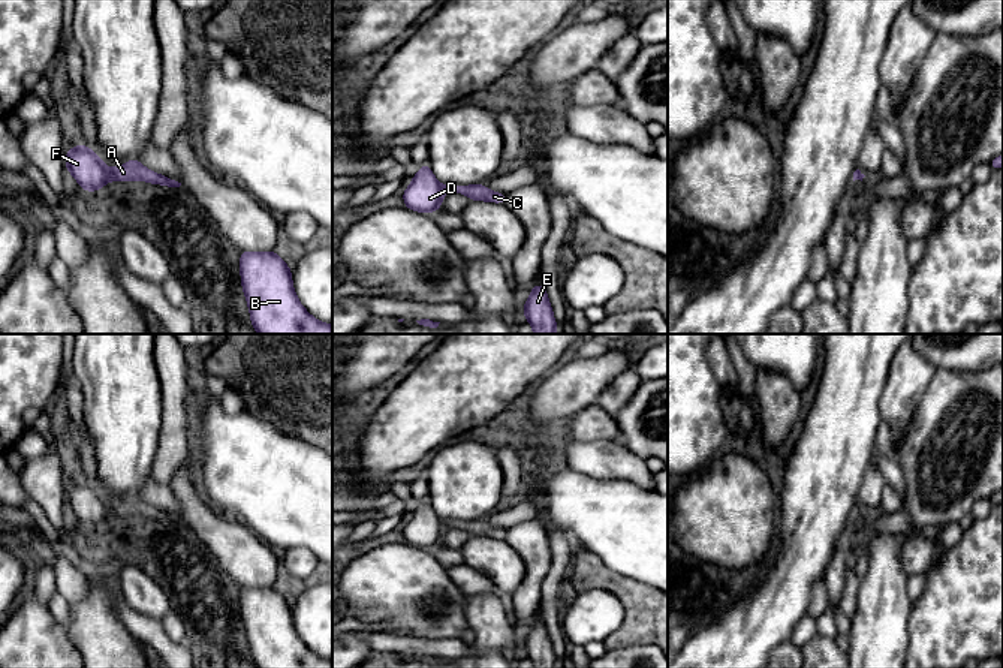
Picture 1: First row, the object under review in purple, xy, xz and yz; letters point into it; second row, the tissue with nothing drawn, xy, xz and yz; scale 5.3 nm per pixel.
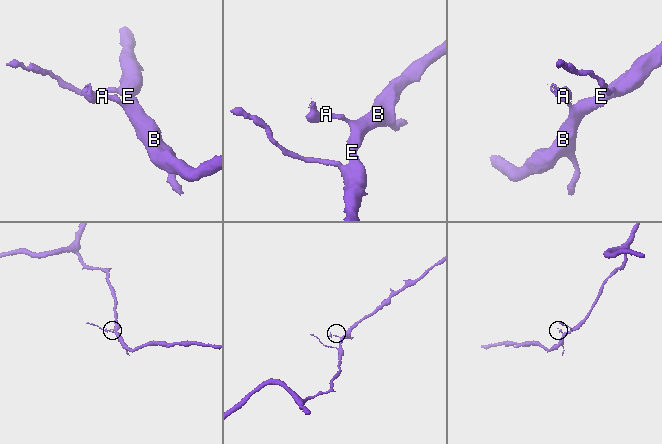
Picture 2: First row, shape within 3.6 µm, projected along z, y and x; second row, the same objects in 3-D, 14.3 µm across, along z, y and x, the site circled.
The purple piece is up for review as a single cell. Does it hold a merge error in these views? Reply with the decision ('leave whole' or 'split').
split

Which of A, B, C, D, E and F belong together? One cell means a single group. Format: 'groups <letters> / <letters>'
groups A B C E / D F

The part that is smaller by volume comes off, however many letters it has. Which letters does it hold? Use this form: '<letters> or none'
D, F

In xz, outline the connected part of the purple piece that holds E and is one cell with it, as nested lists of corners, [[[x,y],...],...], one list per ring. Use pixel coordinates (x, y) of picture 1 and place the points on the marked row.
[[[542,282],[530,291],[522,310],[525,321],[533,325],[533,334],[557,334],[557,322]]]

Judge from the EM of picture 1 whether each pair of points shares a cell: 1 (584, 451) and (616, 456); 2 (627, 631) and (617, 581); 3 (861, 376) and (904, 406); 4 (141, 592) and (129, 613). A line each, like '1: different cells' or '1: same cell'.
1: same cell
2: same cell
3: different cells
4: different cells

